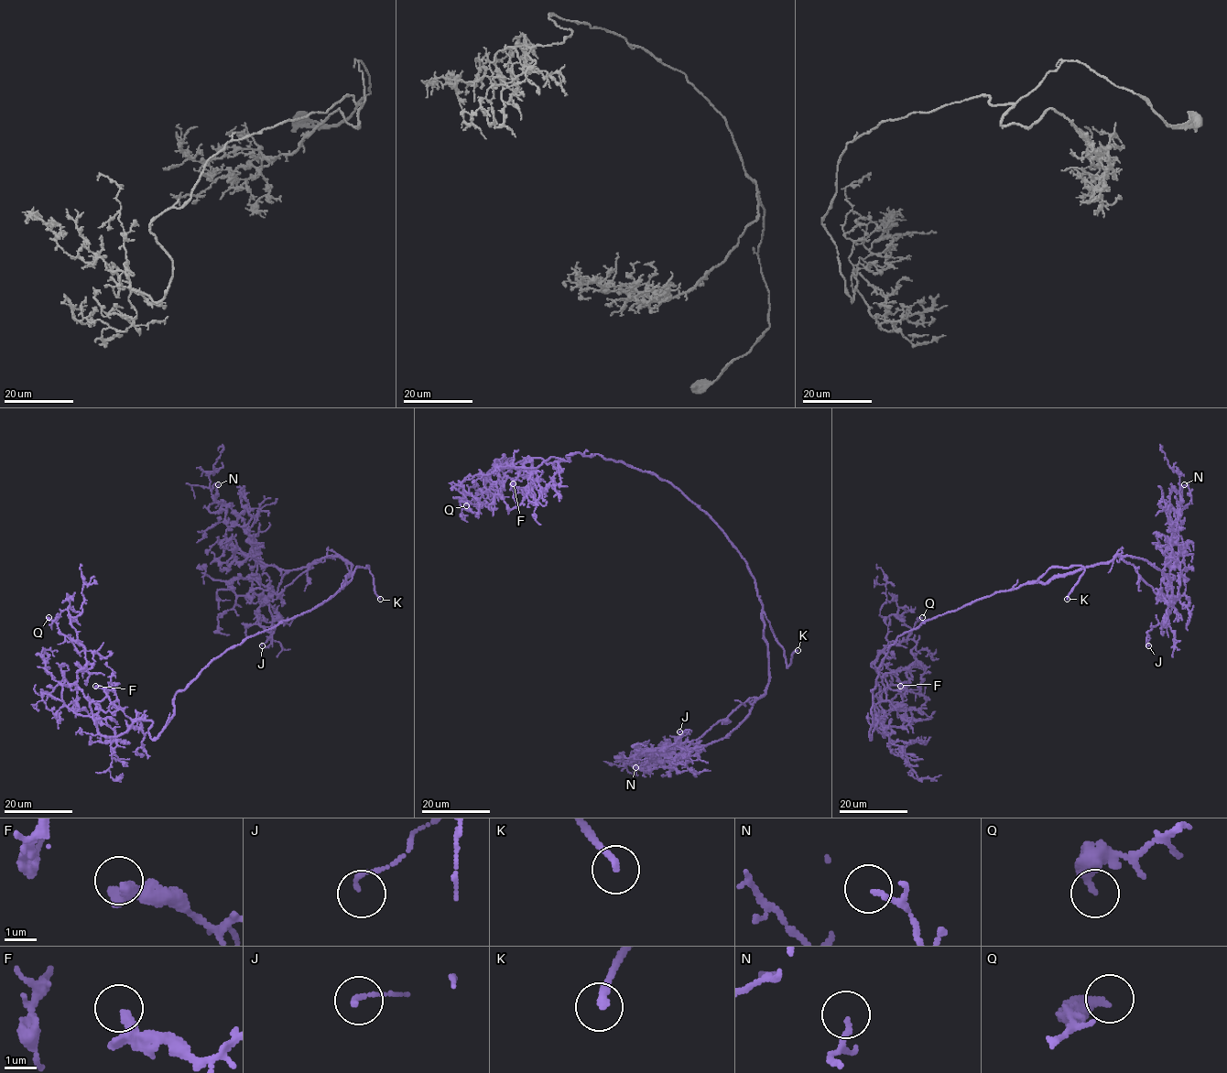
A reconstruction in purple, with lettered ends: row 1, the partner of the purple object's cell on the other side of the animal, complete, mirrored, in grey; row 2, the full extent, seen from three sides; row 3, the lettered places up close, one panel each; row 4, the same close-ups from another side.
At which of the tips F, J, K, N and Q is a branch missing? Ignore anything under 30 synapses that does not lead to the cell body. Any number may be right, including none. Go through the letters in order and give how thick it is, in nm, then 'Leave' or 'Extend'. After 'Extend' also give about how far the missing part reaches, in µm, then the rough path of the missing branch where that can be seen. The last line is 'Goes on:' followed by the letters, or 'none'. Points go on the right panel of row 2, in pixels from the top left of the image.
F: Thickness 240 nm. Leave
J: Thickness 130 nm. Leave
K: Thickness 240 nm. Extend. Missing length about 40 µm. Course of what is missing: (1067, 599), (1103, 629), (1109, 653), (1122, 673)
N: Thickness 100 nm. Leave
Q: Thickness 320 nm. Leave
Goes on: K

